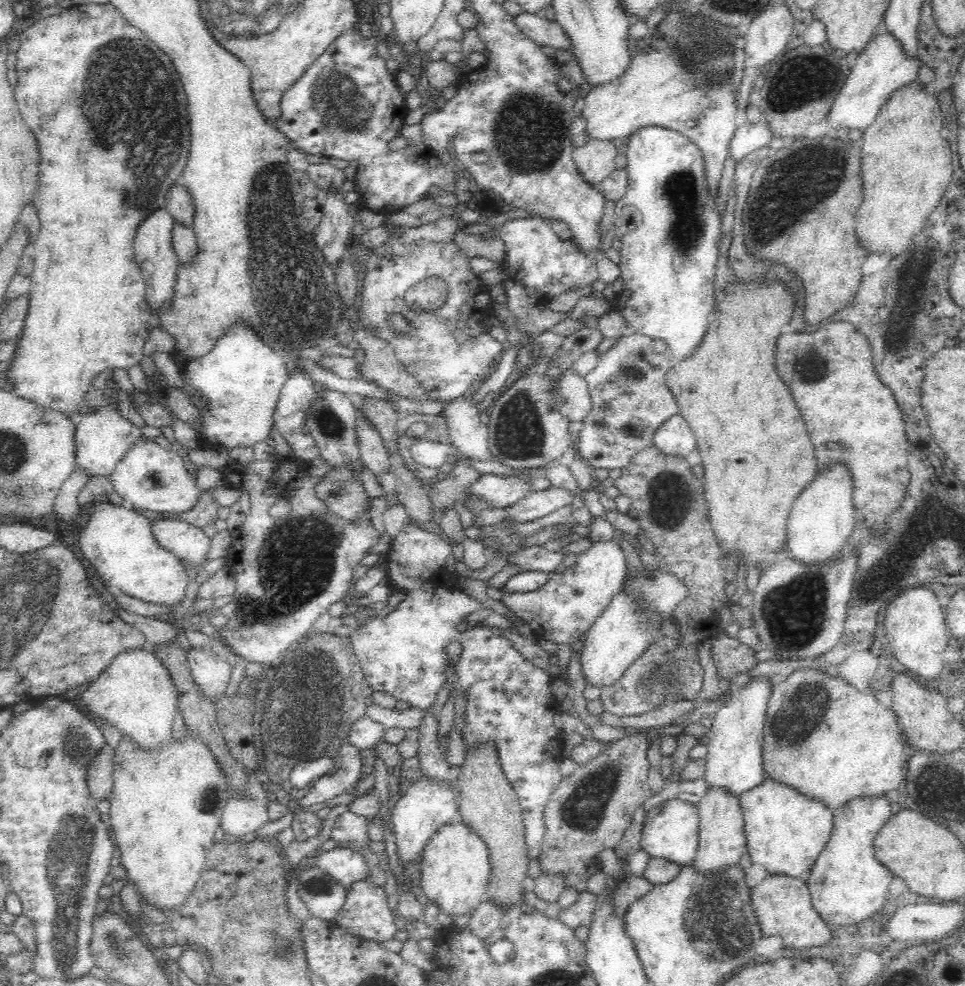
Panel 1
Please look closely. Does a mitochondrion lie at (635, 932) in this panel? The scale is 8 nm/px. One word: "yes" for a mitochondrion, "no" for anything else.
no

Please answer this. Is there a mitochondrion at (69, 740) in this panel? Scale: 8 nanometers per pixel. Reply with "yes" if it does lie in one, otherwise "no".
yes

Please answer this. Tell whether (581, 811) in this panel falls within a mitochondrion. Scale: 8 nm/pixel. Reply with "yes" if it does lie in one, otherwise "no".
yes

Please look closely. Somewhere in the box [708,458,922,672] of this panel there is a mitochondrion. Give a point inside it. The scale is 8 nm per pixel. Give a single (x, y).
(795, 610)

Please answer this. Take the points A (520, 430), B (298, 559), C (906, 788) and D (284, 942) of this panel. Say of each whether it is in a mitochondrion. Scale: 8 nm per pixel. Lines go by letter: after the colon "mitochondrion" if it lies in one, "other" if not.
A: mitochondrion
B: mitochondrion
C: other
D: mitochondrion

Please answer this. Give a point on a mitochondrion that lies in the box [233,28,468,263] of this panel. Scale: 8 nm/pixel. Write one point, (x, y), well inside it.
(336, 98)

